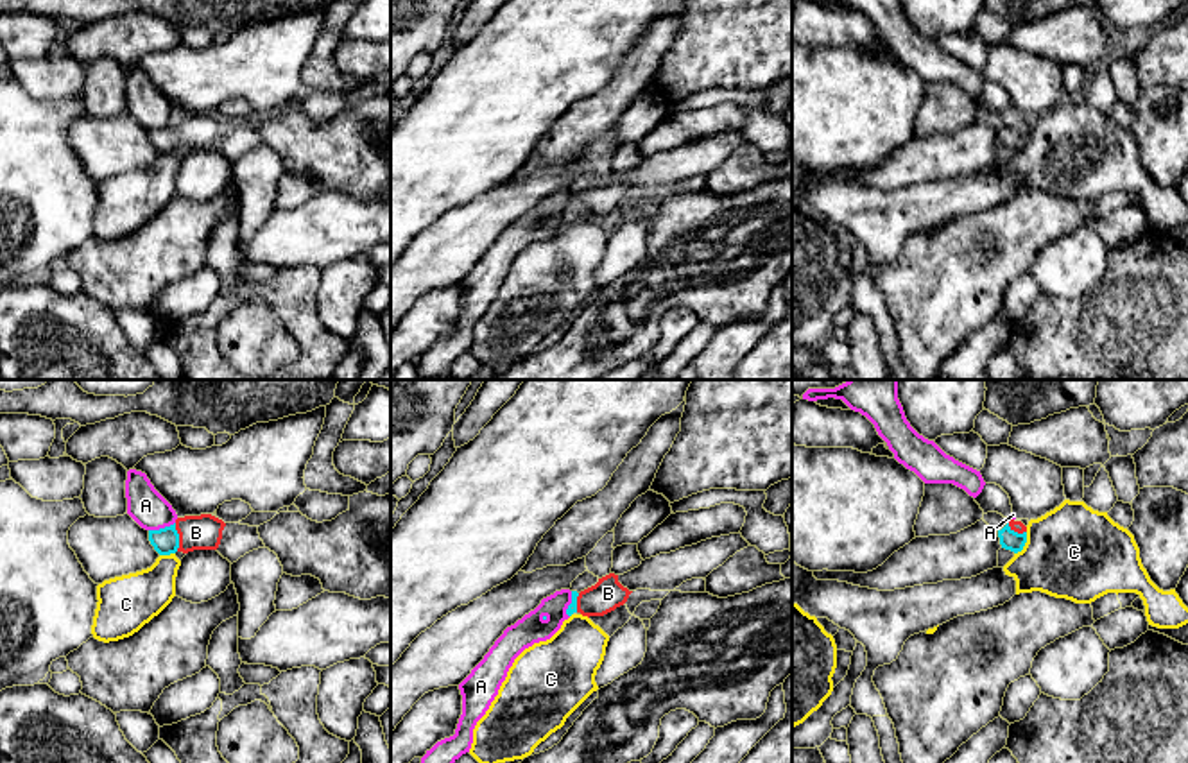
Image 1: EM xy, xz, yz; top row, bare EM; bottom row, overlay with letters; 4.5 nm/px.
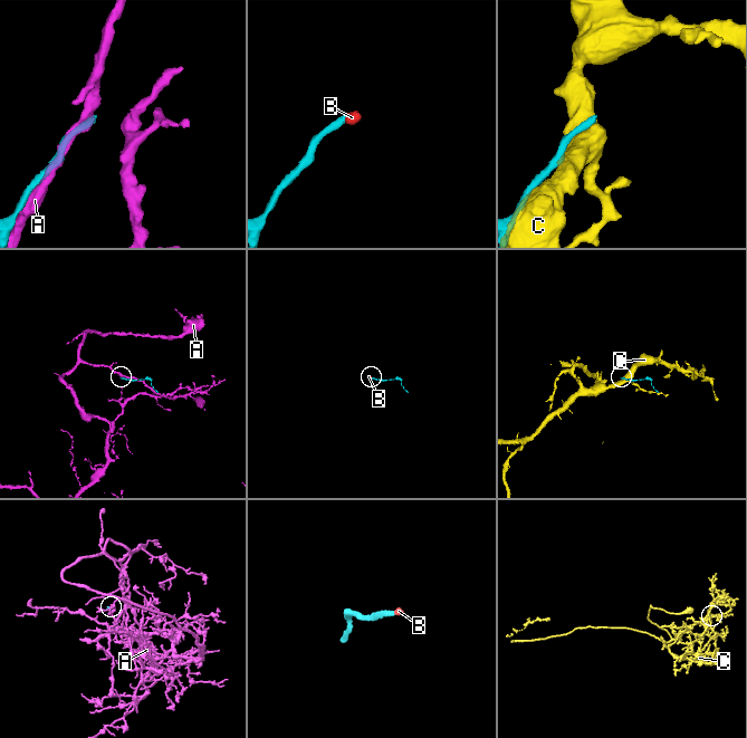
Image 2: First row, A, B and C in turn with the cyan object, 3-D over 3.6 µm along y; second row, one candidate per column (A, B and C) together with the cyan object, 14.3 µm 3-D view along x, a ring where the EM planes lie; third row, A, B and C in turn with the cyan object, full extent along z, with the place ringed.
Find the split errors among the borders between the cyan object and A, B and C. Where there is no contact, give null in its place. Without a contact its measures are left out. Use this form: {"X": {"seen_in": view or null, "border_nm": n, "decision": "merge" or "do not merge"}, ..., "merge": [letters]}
{"A": {"seen_in": "xy", "border_nm": 130, "decision": "do not merge"}, "B": {"seen_in": "xy", "border_nm": 130, "decision": "merge"}, "C": {"seen_in": "yz", "border_nm": 120, "decision": "do not merge"}, "merge": ["B"]}

